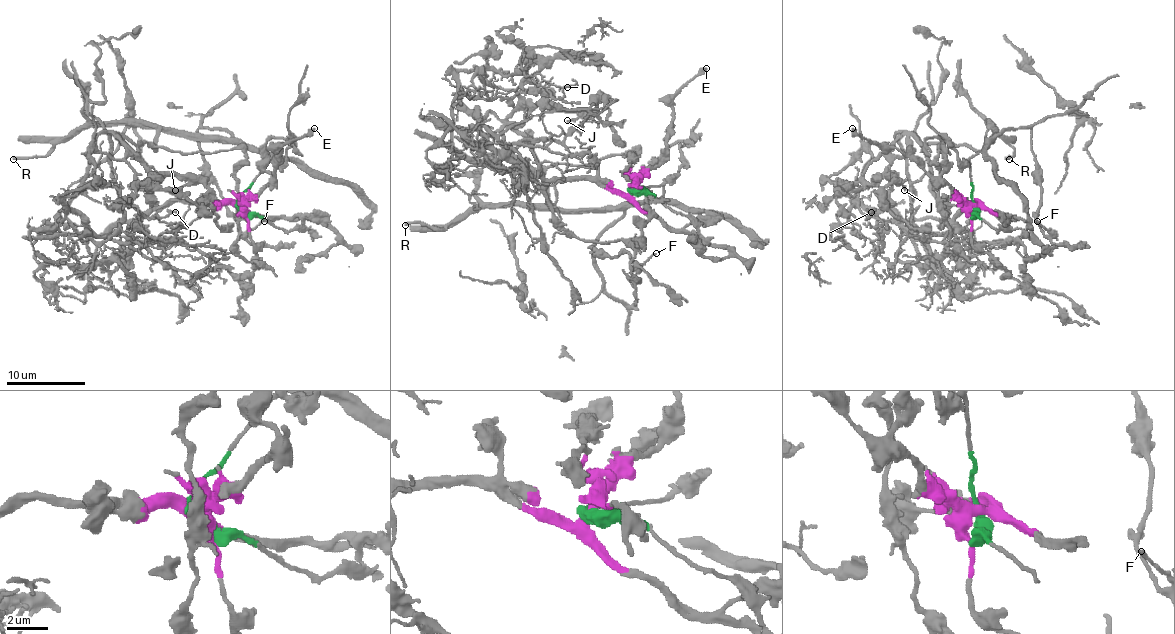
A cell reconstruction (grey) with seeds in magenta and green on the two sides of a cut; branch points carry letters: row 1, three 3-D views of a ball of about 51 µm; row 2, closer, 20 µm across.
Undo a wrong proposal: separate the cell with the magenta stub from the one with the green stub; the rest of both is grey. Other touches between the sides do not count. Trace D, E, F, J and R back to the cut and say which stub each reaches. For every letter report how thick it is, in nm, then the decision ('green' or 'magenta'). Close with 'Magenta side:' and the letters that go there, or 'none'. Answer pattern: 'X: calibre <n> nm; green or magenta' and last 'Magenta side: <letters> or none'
D: calibre 150 nm; magenta
E: calibre 380 nm; magenta
F: calibre 140 nm; green
J: calibre 170 nm; magenta
R: calibre 240 nm; green
Magenta side: D, E, J

